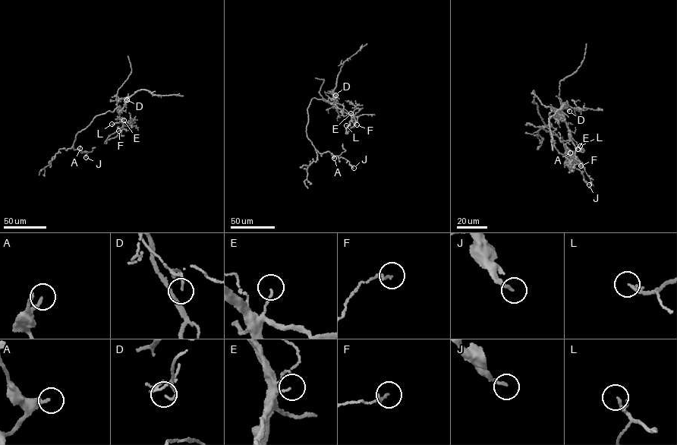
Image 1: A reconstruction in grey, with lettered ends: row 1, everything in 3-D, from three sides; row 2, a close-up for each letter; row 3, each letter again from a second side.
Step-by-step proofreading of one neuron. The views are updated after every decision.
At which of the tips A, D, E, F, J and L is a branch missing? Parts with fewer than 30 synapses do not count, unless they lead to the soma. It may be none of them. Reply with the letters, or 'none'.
none

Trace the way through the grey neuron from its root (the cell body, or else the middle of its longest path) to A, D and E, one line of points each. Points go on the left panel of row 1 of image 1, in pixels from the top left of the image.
A: (99, 115), (77, 134), (73, 148), (80, 151), (80, 148)
D: (99, 115), (113, 112), (117, 107), (121, 110), (127, 99)
E: (99, 115), (113, 112), (117, 107), (120, 119), (124, 120)

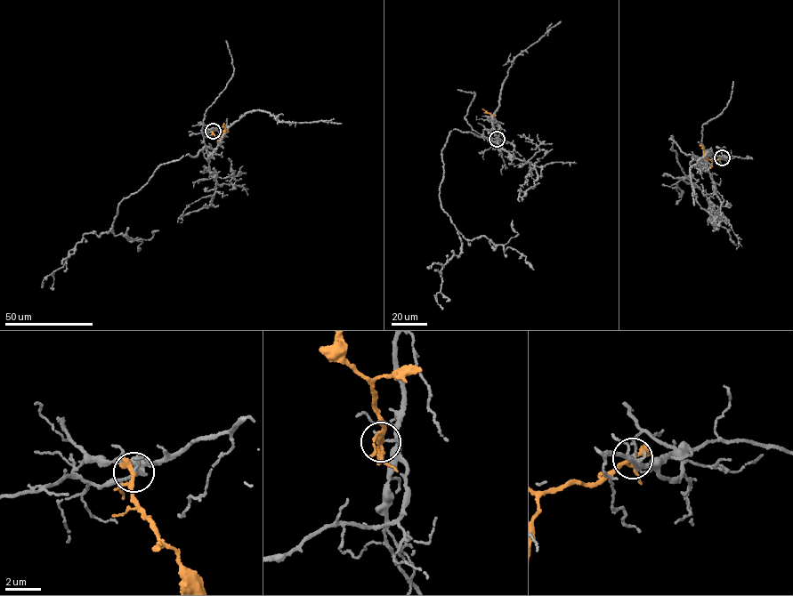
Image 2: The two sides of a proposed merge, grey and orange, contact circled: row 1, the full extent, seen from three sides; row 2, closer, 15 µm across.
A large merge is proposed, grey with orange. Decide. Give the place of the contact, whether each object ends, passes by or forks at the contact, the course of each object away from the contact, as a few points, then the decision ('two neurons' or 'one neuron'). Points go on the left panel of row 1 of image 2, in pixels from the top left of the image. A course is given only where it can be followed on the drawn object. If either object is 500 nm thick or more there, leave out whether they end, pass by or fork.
at (213, 131); grey ends there; orange passes by; grey runs (213, 131), (228, 127), (215, 150), (204, 147), (160, 165), (123, 198), (109, 231), (83, 234), (42, 287); orange runs (213, 131), (215, 138), (221, 135), (225, 130), (223, 124); two neurons

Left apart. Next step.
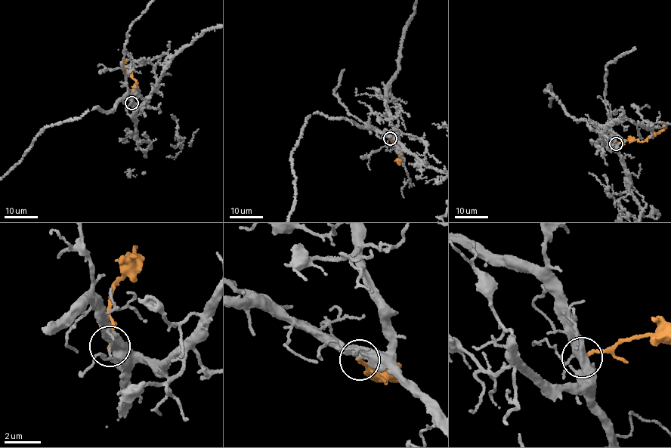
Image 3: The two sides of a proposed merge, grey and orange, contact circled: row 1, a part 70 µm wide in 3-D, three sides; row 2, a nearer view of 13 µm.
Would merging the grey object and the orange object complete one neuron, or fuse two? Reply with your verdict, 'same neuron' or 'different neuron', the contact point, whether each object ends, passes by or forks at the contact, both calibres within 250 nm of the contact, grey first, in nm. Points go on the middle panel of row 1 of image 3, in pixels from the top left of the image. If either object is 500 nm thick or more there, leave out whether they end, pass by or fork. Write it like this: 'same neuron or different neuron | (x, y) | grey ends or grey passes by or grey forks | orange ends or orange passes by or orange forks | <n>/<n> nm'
different neuron | (390, 138) | grey forks | orange ends | 440/190 nm

